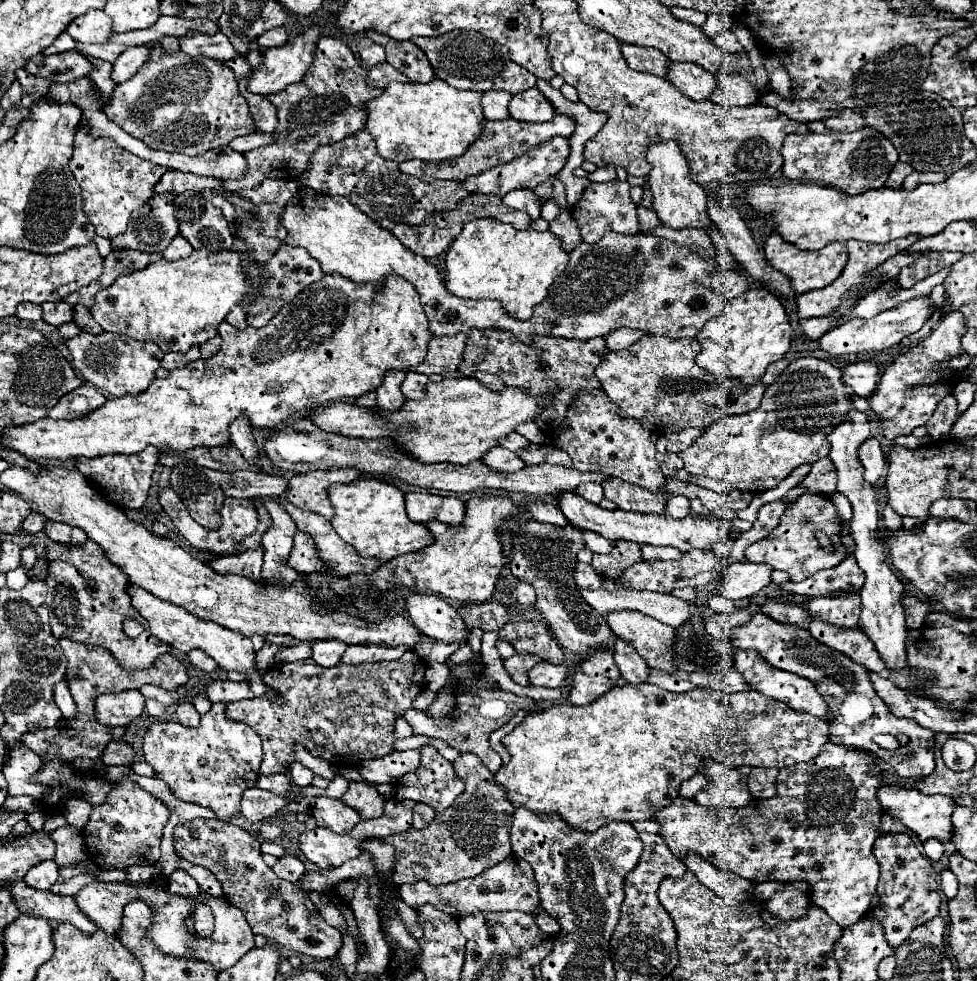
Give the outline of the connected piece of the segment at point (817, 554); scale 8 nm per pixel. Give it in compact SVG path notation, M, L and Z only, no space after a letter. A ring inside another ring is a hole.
M804 493L786 509L784 517L780 519L780 525L768 537L752 543L744 551L744 555L752 563L768 563L774 569L786 571L792 581L802 581L816 571L836 567L836 563L842 563L850 555L848 547L844 547L840 541L840 531L842 531L842 519L834 503L830 501L830 497L820 493ZM818 531L826 533L832 539L832 543L838 545L838 555L836 553L830 555L818 545L818 539L816 539Z

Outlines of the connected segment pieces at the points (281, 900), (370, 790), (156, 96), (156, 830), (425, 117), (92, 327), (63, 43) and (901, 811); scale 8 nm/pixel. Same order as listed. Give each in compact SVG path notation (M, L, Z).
M192 819L176 825L174 839L174 849L182 859L194 865L202 865L216 875L216 879L222 883L226 899L244 913L254 935L264 935L266 939L290 951L318 959L334 957L340 951L340 931L324 921L302 889L290 881L280 879L262 861L260 843L248 831L220 819Z
M350 781L350 787L342 799L346 805L356 809L362 815L362 819L380 817L386 803L378 789L366 781Z
M160 43L152 47L150 57L132 79L114 89L110 105L104 107L108 119L126 133L142 139L152 149L200 155L208 149L224 147L254 129L248 103L238 91L236 75L222 61L204 55L196 59L184 51L164 55Z
M124 775L120 781L112 783L112 791L106 801L92 807L88 825L82 829L86 851L90 861L98 869L126 869L130 865L154 865L160 859L160 839L164 825L168 823L168 807L144 791L138 783Z
M440 79L424 85L390 83L384 93L368 103L366 129L372 133L378 155L388 161L446 161L464 155L468 145L480 137L486 123L480 111L480 91L460 91Z
M74 305L74 309L76 309L74 323L76 323L82 331L86 331L86 333L96 333L96 335L104 333L102 327L92 319L92 313L90 313L88 307L84 307L84 305Z
M62 33L62 35L58 35L56 37L56 41L50 45L50 47L46 47L42 53L44 55L54 55L54 53L64 53L64 51L72 51L74 49L74 39L68 35L68 33Z
M884 783L878 791L878 799L888 815L900 819L922 841L934 837L934 839L944 843L952 837L952 821L950 821L950 815L954 809L952 797L948 797L948 795L924 795L916 789L902 789L896 783Z

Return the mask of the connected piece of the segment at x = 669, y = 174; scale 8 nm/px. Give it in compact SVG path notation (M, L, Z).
M660 141L650 143L648 147L648 163L652 165L648 173L650 189L654 195L654 211L658 213L660 221L672 229L684 229L684 227L710 227L714 225L706 215L706 191L692 181L688 161L684 159L684 151L680 151L680 145L676 141Z

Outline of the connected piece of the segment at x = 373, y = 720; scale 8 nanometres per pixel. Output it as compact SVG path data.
M412 649L390 663L338 663L336 667L320 667L312 657L294 663L278 663L264 673L264 681L268 687L278 689L282 699L254 697L248 701L234 701L226 705L226 715L230 721L246 723L260 735L264 747L262 775L284 773L294 761L292 747L298 743L330 765L350 767L394 751L394 723L424 691L424 673L426 663Z

